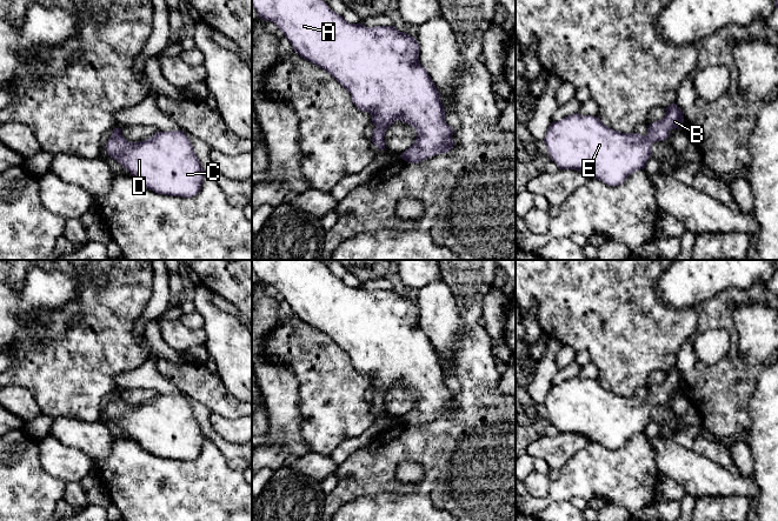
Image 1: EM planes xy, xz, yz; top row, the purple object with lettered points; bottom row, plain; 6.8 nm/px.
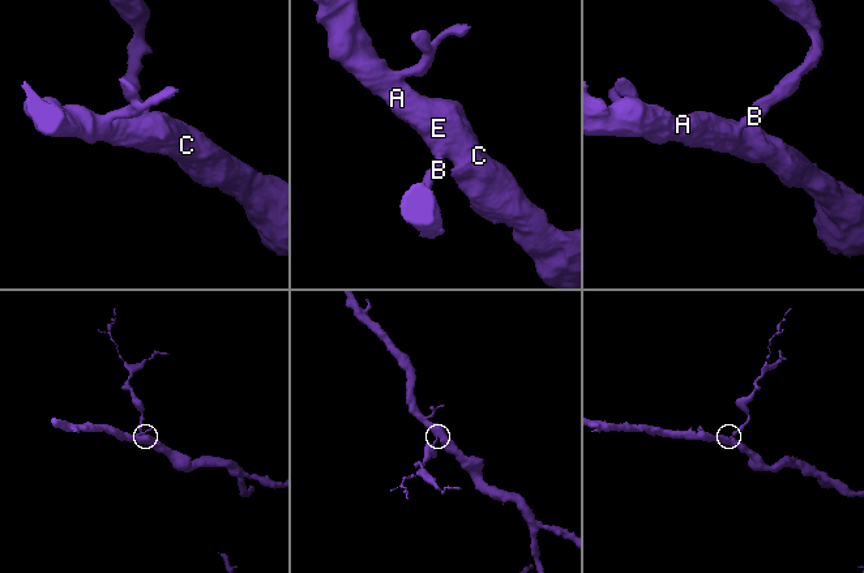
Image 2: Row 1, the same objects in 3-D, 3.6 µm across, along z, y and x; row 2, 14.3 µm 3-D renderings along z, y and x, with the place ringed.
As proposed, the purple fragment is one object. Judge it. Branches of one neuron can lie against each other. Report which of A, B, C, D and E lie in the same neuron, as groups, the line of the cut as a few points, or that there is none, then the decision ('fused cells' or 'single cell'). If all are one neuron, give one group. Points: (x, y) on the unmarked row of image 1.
groups A B C D E; cut none; single cell

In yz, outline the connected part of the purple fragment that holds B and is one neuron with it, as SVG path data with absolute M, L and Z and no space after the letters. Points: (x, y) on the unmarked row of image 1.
M673 366L665 374L666 378L661 383L649 388L646 399L621 396L605 389L597 380L583 380L576 376L552 386L544 406L551 423L559 433L581 434L589 441L600 443L609 449L619 449L633 435L645 432L653 406L666 403L671 393L680 393L684 383L681 373Z

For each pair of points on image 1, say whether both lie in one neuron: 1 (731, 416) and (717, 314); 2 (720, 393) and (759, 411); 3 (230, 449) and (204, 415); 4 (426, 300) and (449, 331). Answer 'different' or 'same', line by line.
1: same
2: different
3: same
4: same

